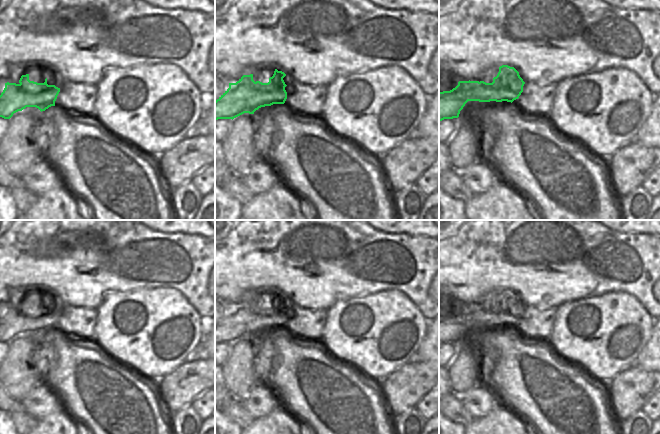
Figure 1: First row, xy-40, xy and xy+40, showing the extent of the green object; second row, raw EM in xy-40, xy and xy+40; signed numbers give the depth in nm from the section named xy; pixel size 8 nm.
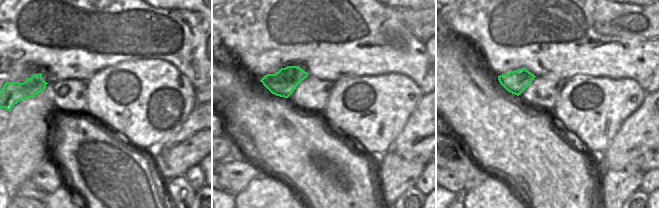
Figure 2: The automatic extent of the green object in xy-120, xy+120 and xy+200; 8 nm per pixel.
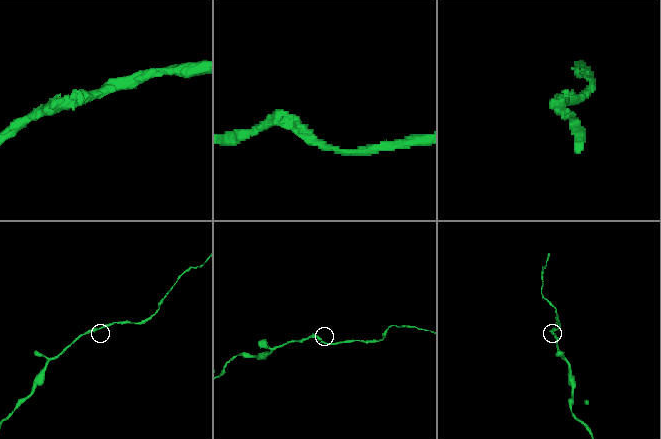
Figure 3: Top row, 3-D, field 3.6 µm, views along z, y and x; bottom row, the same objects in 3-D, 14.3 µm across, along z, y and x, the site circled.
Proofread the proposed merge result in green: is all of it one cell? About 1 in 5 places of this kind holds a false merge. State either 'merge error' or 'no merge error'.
no merge error

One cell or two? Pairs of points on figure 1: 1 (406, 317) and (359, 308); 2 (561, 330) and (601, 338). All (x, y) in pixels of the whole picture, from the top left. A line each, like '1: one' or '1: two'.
1: one
2: one

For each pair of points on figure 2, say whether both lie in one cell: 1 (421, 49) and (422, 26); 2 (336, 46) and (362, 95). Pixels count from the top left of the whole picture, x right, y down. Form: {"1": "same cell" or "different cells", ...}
{"1": "different cells", "2": "different cells"}

